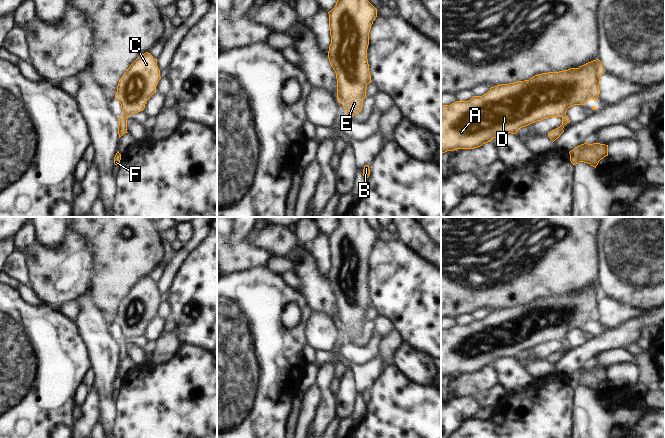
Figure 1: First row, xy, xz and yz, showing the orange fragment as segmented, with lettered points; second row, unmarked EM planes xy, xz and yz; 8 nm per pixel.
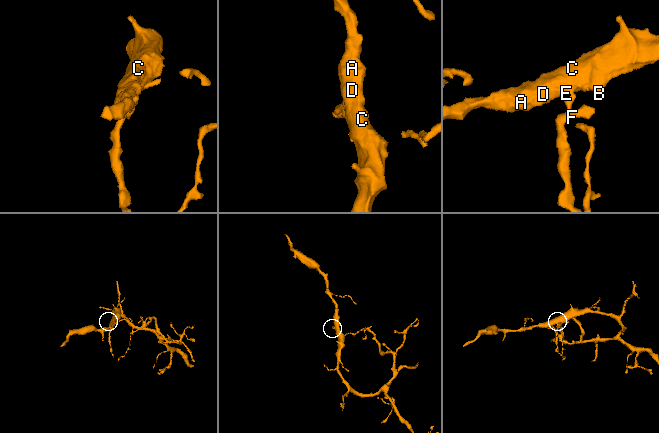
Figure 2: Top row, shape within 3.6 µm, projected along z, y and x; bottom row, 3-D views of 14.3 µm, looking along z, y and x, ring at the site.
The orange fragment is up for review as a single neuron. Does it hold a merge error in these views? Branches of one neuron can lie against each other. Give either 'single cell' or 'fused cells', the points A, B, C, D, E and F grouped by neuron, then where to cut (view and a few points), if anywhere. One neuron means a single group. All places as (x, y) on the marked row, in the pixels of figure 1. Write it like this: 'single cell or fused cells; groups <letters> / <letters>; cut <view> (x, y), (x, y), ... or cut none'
fused cells; groups A B C D E / F; cut yz (565, 112), (561, 116)

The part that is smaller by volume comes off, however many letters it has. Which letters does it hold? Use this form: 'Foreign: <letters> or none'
Foreign: F

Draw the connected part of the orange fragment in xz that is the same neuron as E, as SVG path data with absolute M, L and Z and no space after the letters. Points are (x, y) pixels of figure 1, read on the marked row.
M337 0L335 7L328 12L331 44L328 58L336 73L337 99L348 115L354 116L363 107L367 85L371 74L367 59L369 33L377 17L377 9L368 0Z

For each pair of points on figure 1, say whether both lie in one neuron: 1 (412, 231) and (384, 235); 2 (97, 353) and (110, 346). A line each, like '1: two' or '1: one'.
1: two
2: one

